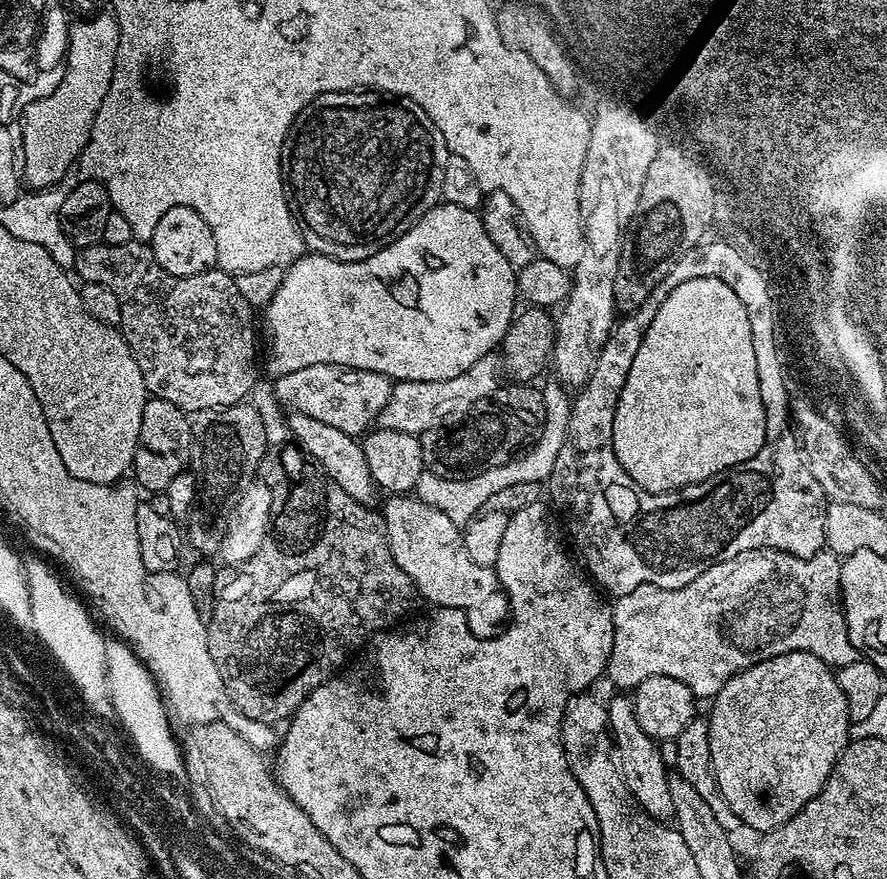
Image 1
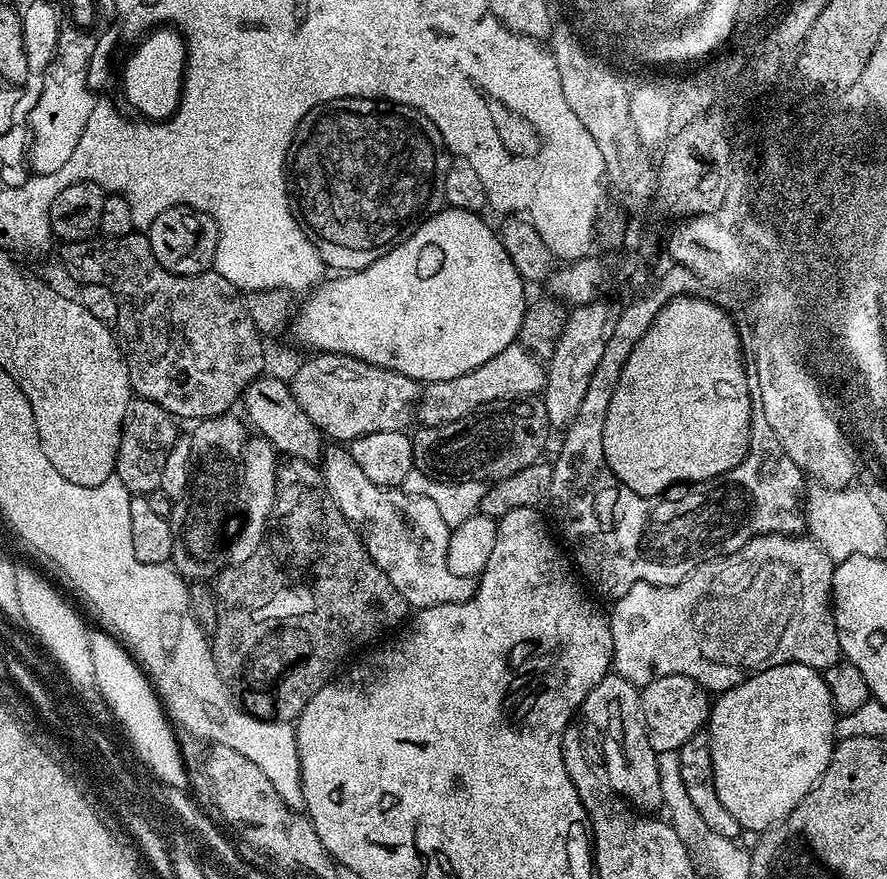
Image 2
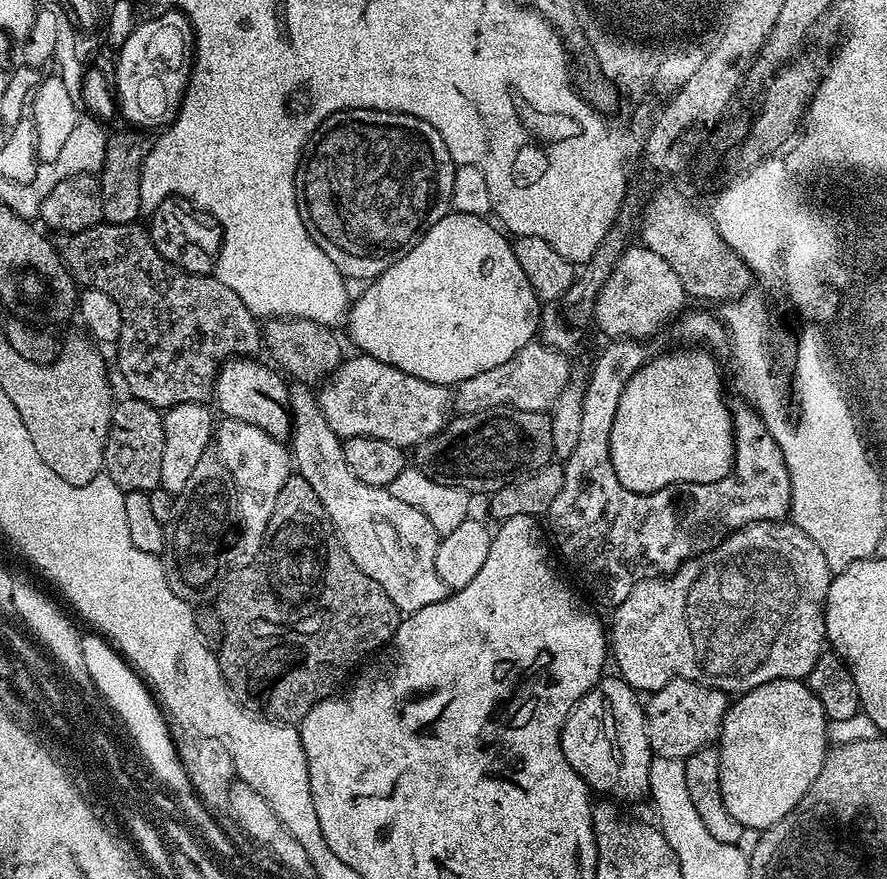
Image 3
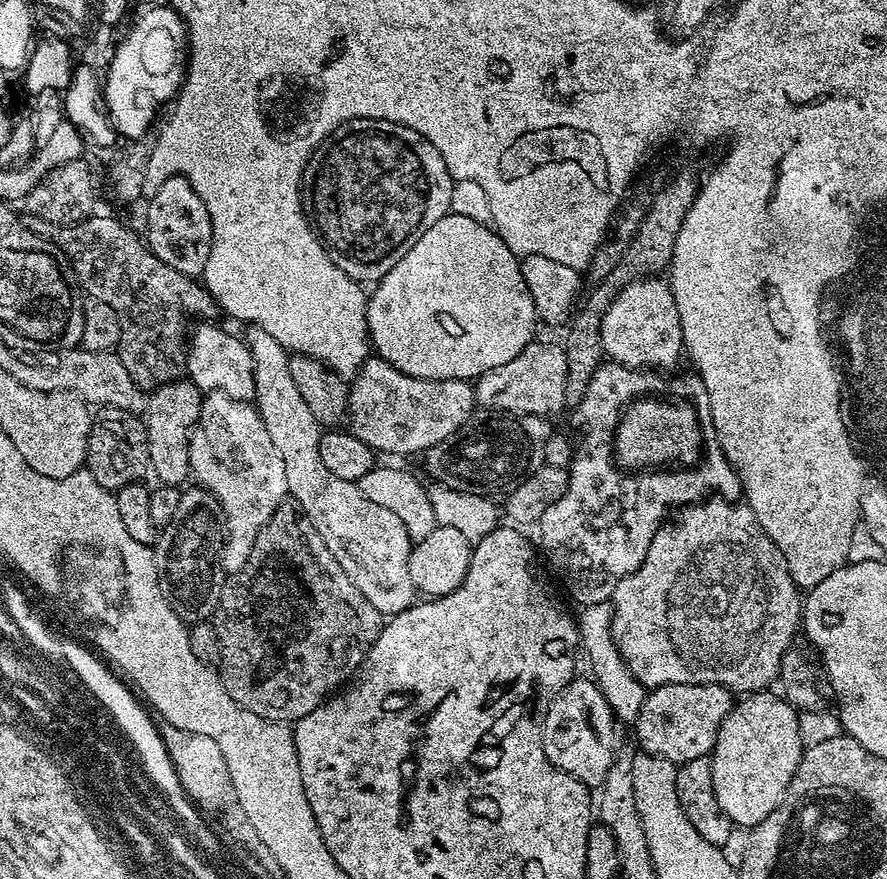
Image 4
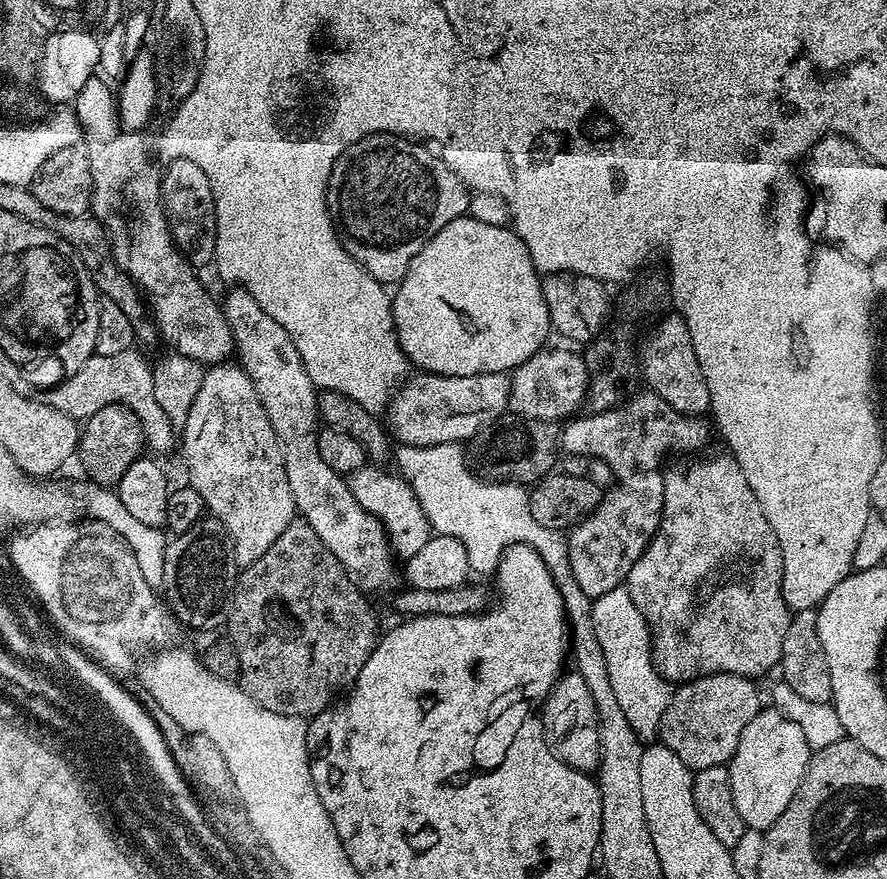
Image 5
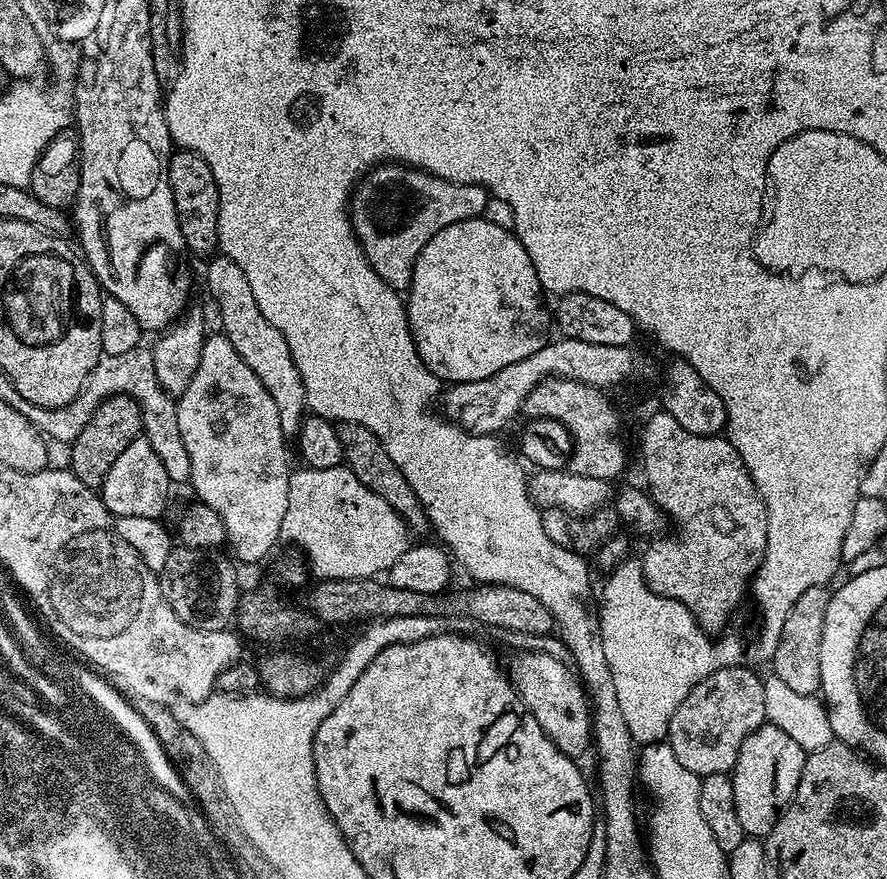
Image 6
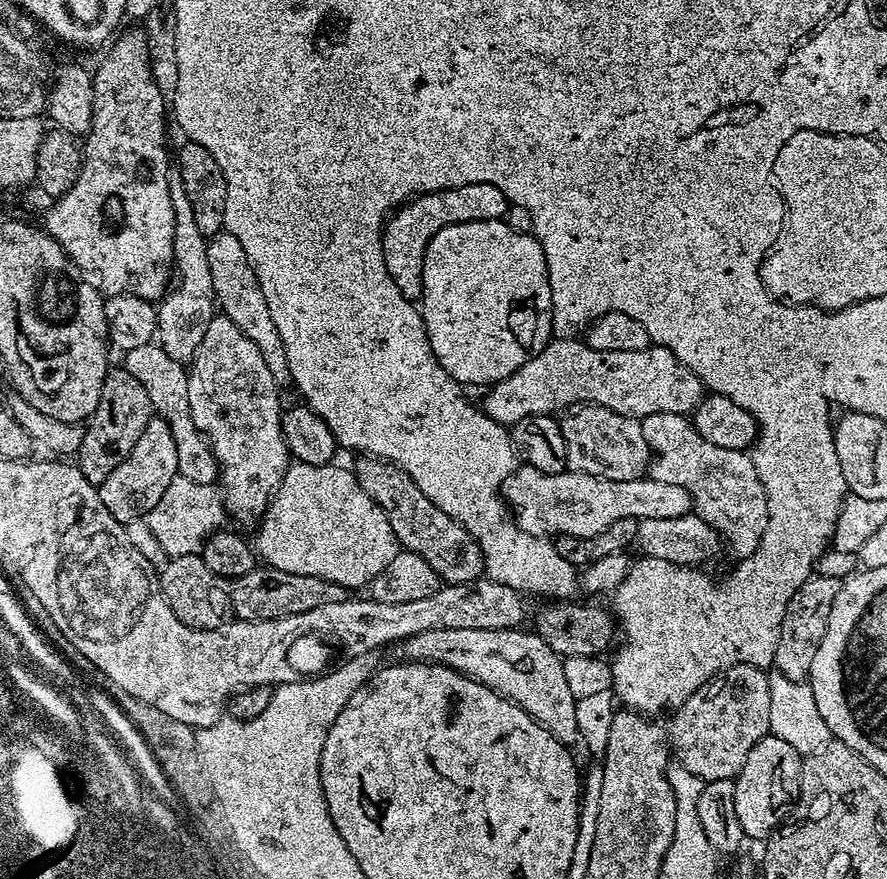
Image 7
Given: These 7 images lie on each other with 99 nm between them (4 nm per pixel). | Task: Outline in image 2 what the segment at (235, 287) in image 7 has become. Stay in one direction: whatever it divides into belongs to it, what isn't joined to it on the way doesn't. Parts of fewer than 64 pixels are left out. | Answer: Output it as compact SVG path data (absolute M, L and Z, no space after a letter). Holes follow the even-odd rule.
M325 447L322 452L322 475L324 485L330 494L330 498L338 506L338 510L352 523L353 528L360 533L364 548L370 554L370 558L390 578L394 590L404 596L404 601L413 609L443 608L445 604L464 604L471 600L476 593L477 581L470 576L450 574L450 566L446 566L446 546L448 545L448 533L450 531L446 518L438 511L438 506L430 502L430 498L411 496L404 492L403 487L379 488L354 462L354 458L348 453L347 447Z

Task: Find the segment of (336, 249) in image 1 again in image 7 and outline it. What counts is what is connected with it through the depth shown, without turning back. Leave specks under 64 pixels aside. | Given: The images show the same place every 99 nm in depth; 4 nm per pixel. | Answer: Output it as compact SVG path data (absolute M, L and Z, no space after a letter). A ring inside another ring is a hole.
M478 182L457 188L444 188L441 192L425 192L397 207L387 217L382 229L380 248L384 252L384 262L394 286L407 300L415 301L420 295L420 279L422 278L422 262L426 246L446 226L454 226L462 222L482 222L498 220L508 212L508 200L498 190L498 186Z

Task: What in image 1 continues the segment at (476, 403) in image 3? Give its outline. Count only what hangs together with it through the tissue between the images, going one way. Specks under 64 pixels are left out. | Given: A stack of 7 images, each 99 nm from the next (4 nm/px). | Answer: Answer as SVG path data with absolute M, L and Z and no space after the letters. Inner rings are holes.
M495 351L487 352L474 366L462 370L455 378L442 378L438 382L422 382L421 380L402 380L392 385L392 396L382 406L378 417L381 428L402 430L406 434L419 436L426 430L434 430L443 424L451 424L460 420L478 402L478 398L486 398L501 387L500 372L502 364Z

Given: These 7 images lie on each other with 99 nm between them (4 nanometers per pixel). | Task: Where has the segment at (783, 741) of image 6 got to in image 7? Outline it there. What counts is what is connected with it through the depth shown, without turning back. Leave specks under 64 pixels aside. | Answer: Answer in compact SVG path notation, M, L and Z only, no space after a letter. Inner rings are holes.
M771 734L762 737L746 754L746 762L742 762L742 770L735 778L734 810L749 841L763 841L780 827L786 816L780 808L787 809L800 795L801 763L802 757L790 742L782 742L782 738Z

